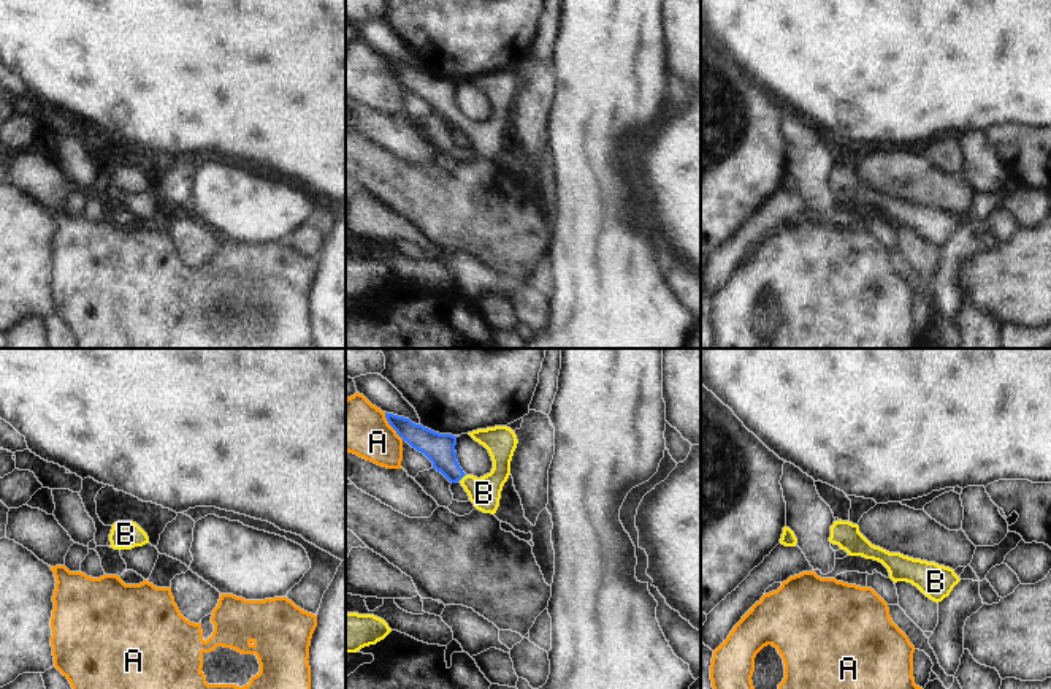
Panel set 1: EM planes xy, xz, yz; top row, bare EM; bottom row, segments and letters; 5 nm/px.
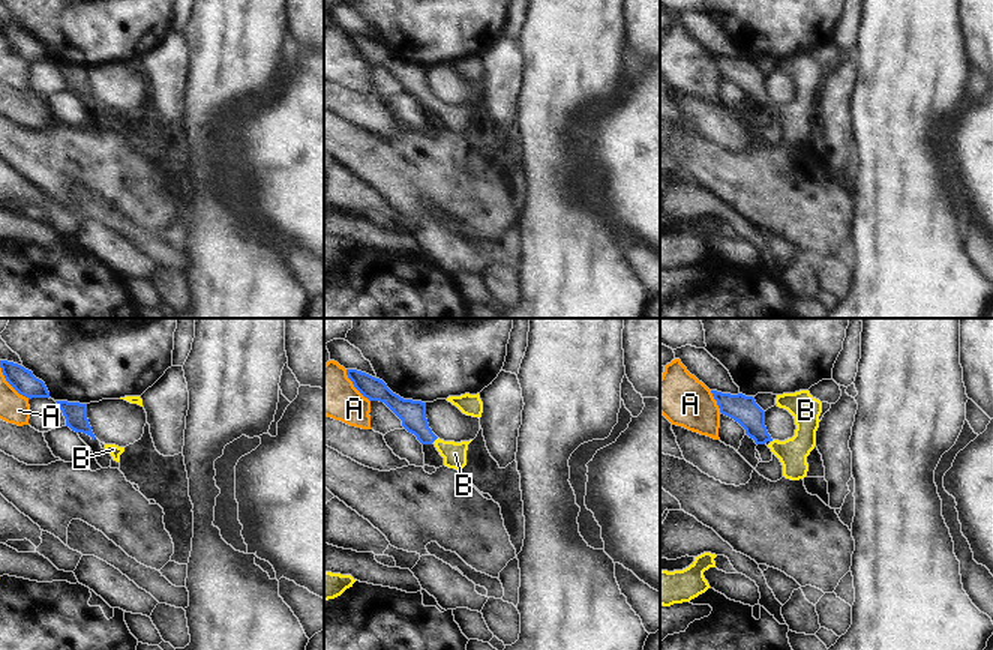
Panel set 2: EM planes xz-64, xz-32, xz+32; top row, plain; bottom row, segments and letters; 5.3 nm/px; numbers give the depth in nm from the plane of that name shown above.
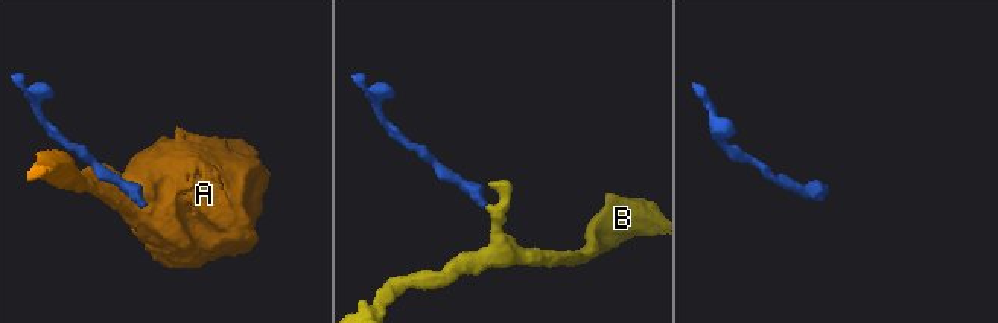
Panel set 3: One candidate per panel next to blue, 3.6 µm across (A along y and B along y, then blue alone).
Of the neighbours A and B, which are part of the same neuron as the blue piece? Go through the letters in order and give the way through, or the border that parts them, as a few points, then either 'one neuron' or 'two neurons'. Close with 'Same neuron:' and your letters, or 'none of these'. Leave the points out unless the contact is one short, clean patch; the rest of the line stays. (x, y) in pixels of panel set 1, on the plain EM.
A: two neurons
B: runs through xz (439, 94), (444, 105), (462, 122), (484, 138); one neuron
Same neuron: B

